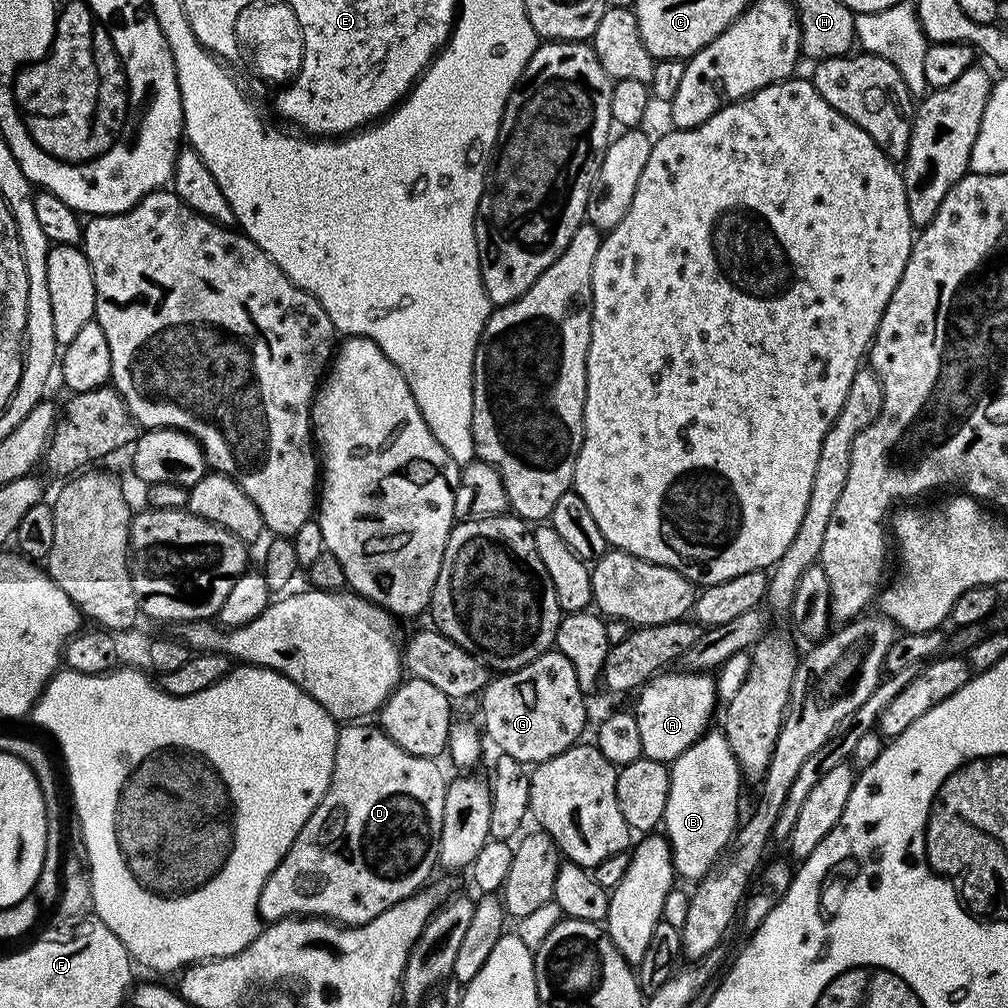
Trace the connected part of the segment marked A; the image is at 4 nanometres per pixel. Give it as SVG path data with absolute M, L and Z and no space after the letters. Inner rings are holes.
M689 670L665 671L657 674L639 689L635 697L634 715L638 722L638 734L642 738L642 750L649 760L668 764L677 760L694 742L709 731L712 711L716 708L716 684L709 673Z

